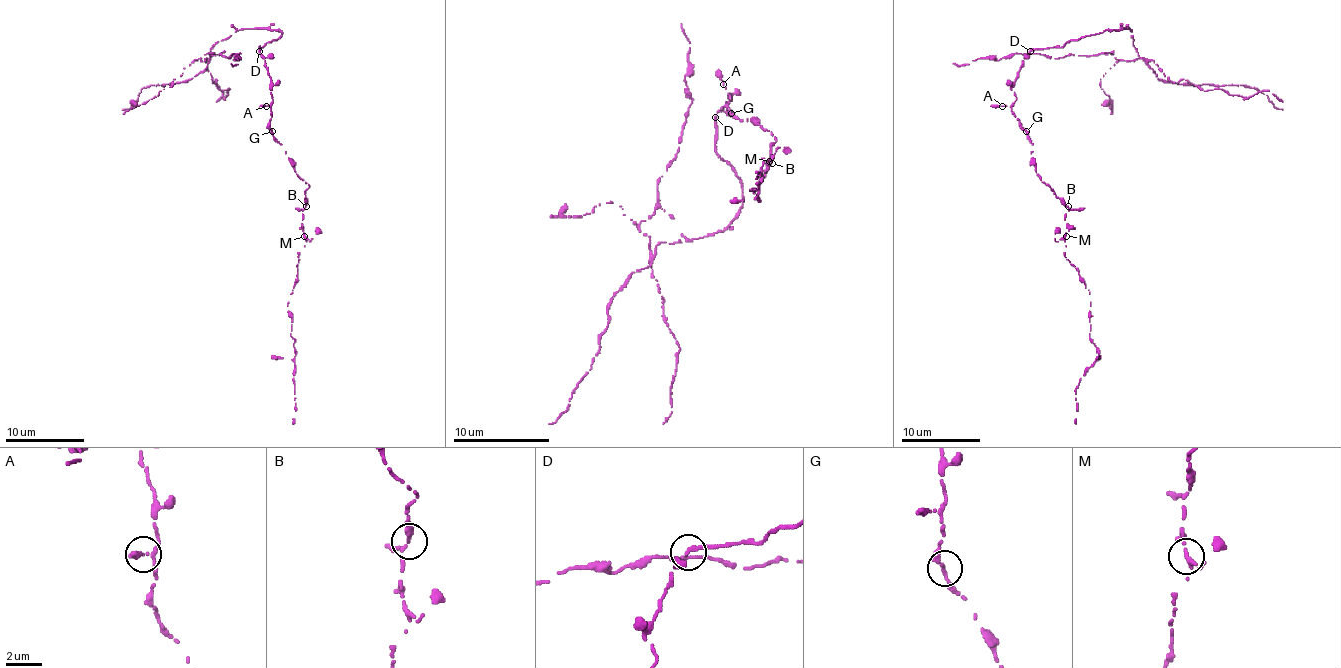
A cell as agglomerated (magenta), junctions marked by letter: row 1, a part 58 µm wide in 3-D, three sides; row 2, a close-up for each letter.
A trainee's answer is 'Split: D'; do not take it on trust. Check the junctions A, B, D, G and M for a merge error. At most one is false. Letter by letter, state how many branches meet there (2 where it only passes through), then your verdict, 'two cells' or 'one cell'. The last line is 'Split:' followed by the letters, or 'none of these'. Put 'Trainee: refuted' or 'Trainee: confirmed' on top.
Trainee: confirmed
A: 2 branches meet; one cell
B: 3 branches meet; one cell
D: 2 branches meet; two cells
G: 2 branches meet; one cell
M: 2 branches meet; one cell
Split: D

